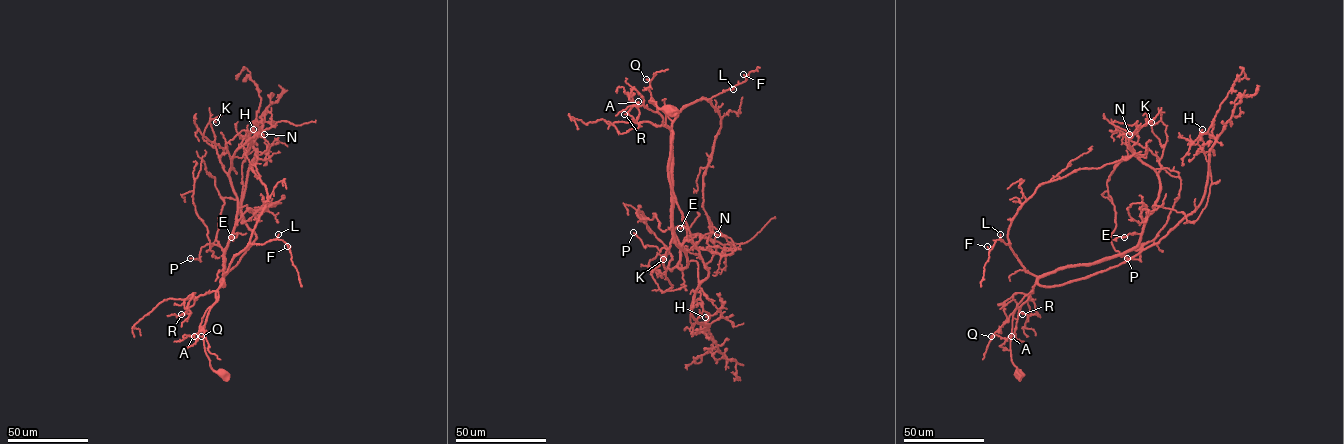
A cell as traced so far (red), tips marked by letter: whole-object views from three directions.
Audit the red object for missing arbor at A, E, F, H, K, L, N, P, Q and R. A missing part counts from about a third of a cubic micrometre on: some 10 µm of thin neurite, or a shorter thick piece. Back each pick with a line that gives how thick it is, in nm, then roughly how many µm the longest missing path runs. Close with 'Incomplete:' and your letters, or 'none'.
H: 200 nm thick; about 8 µm are missing
Incomplete: H

